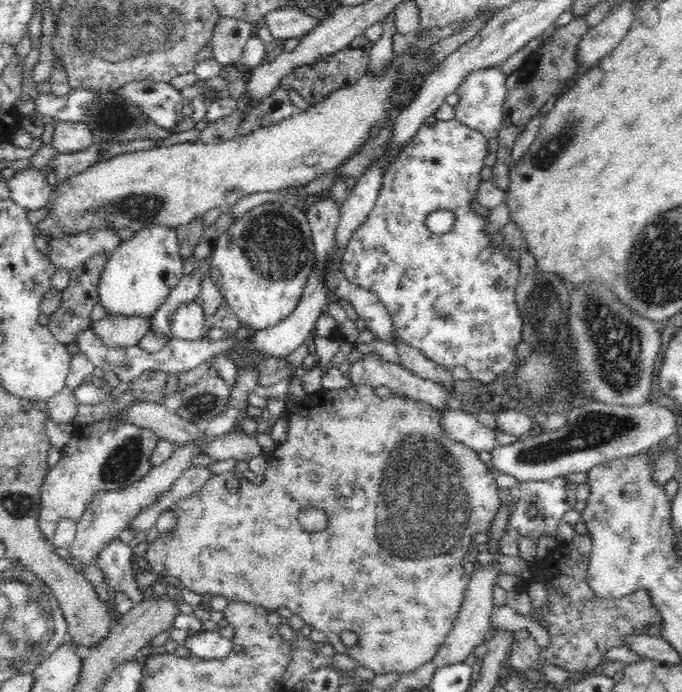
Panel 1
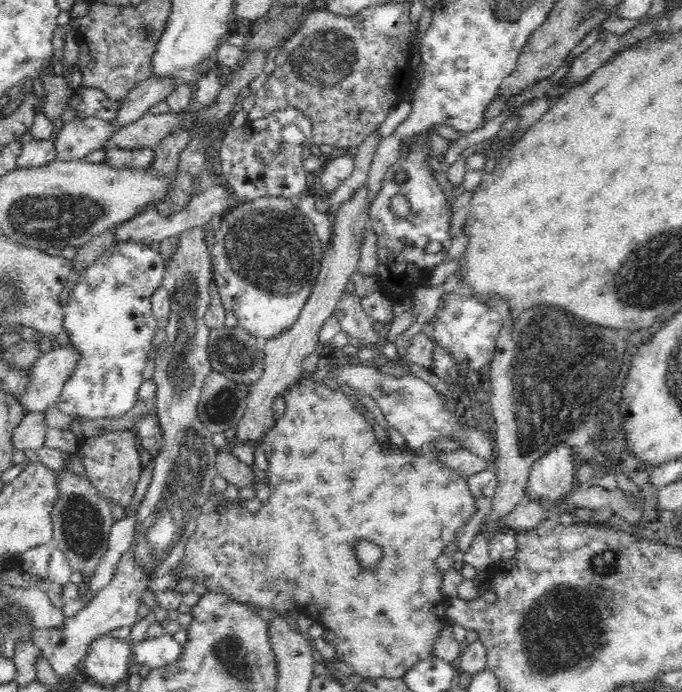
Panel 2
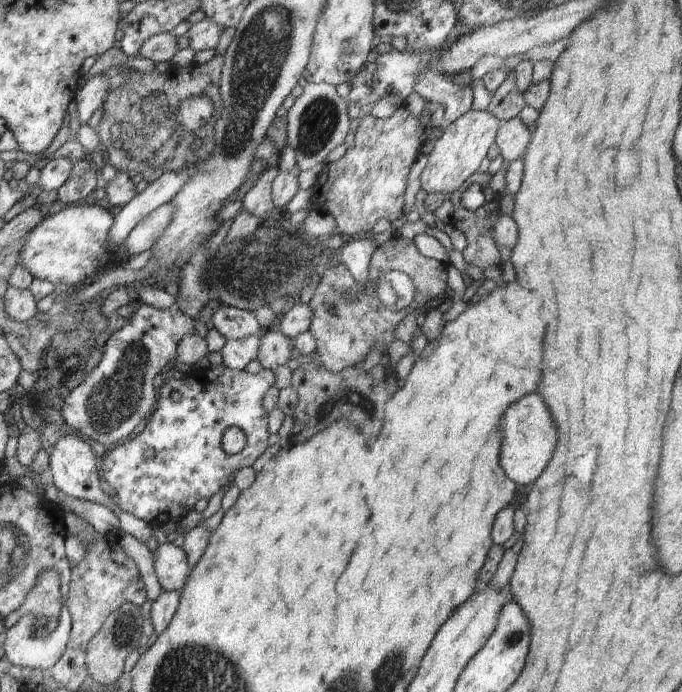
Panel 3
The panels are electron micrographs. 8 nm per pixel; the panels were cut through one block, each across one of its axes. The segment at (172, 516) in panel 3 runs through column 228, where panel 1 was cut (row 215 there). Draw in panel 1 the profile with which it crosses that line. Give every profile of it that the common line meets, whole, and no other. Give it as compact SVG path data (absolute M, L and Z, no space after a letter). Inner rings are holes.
M456 119L452 120L437 120L432 124L420 125L417 133L411 138L411 140L402 148L393 162L389 164L376 200L376 204L368 214L368 218L362 222L354 230L352 238L348 240L348 246L343 252L341 263L341 271L345 279L348 282L354 283L360 288L374 292L378 296L378 299L382 302L382 305L388 310L388 313L392 316L392 323L394 329L396 329L396 335L412 348L415 348L416 352L422 352L428 360L436 362L439 366L444 366L448 369L462 366L468 369L472 379L478 380L490 380L503 374L510 365L515 361L518 361L516 356L516 346L521 343L522 340L522 317L520 317L520 311L518 311L518 305L516 305L516 283L519 277L519 261L509 258L503 250L501 250L501 243L494 248L491 239L485 231L486 219L483 215L474 213L470 202L476 198L478 190L478 183L482 181L480 177L480 170L484 168L484 157L488 154L488 140L487 136L484 136L481 132L468 128L465 124L458 122ZM434 210L450 210L454 213L454 226L450 232L446 234L434 234L430 232L426 226L426 219L430 212Z

